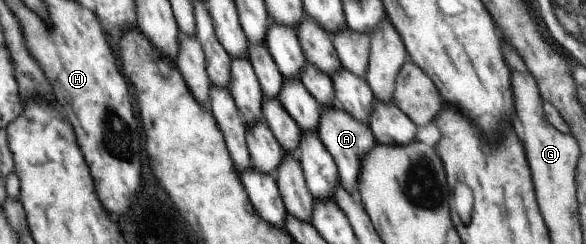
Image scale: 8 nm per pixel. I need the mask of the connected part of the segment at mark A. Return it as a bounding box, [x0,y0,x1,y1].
[316,105,376,202]

